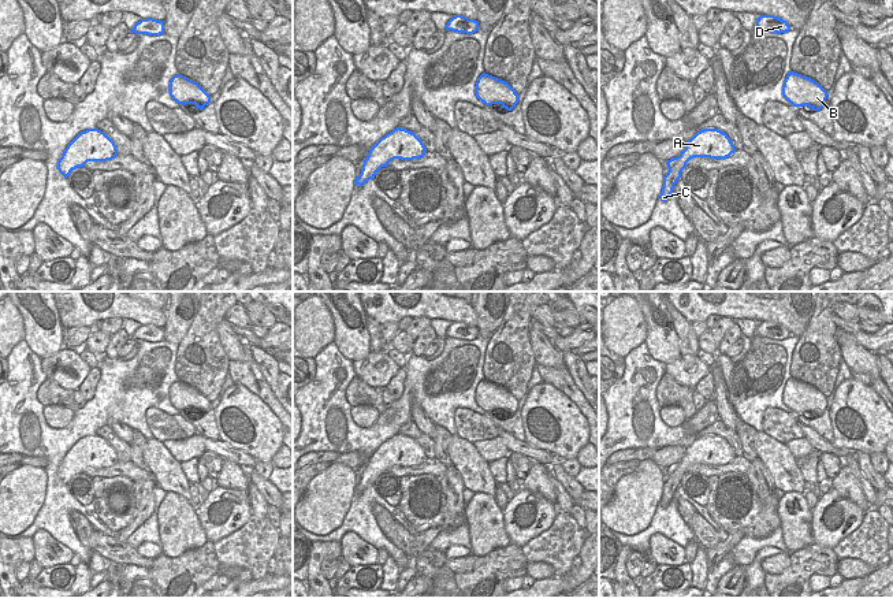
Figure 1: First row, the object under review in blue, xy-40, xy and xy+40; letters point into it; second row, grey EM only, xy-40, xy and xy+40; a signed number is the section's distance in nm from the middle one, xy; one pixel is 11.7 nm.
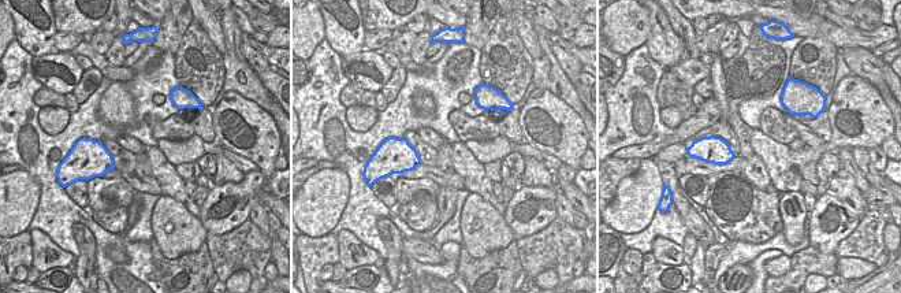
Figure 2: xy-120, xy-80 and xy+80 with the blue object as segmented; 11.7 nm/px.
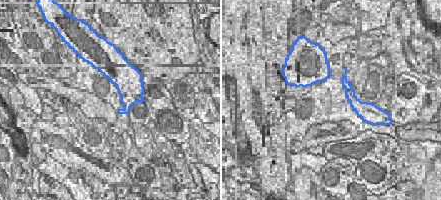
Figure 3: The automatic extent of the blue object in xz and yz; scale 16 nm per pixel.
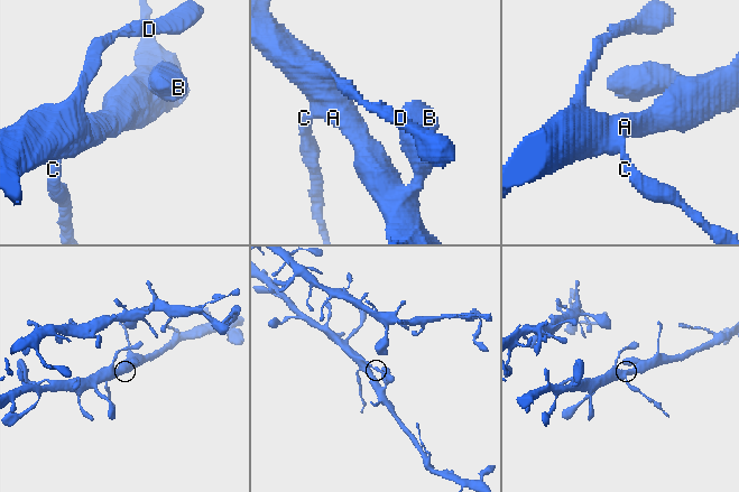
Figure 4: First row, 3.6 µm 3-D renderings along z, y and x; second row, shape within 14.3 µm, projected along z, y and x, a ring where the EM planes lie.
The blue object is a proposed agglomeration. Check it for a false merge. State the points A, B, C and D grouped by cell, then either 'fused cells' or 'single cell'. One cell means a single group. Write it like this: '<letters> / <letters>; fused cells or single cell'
A B D / C; fused cells

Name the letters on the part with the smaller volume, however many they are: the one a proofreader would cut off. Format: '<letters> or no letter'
C

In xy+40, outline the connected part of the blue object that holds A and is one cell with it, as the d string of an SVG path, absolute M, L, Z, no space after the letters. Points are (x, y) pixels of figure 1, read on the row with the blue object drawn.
M703 129L685 142L685 149L677 157L667 160L669 171L666 175L671 175L673 181L678 181L691 159L726 159L734 152L736 148L726 133L718 129Z

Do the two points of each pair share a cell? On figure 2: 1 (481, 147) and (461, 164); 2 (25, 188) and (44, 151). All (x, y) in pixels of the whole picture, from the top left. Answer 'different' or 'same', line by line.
1: different
2: different

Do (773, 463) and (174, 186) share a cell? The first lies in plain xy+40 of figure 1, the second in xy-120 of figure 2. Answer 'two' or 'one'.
one

